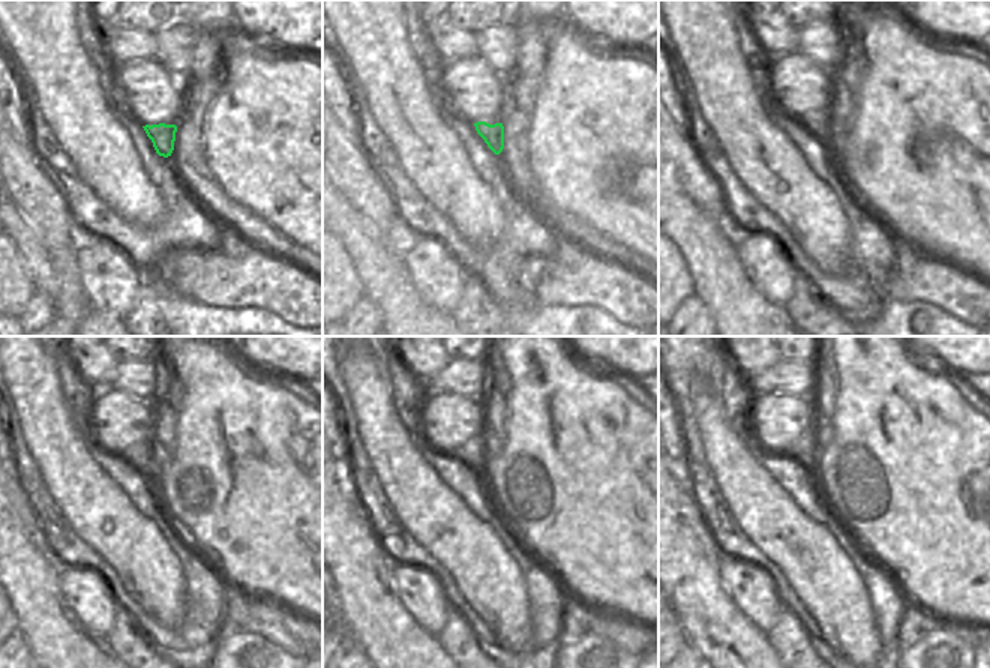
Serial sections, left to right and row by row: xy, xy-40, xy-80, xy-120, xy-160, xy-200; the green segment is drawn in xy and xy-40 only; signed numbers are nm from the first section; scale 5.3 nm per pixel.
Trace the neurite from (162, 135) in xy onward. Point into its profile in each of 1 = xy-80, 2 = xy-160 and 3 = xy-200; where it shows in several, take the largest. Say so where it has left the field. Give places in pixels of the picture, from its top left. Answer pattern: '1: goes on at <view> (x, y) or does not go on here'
1: goes on at xy-80 (813, 122)
2: goes on at xy-160 (471, 452)
3: goes on at xy-200 (804, 449)

